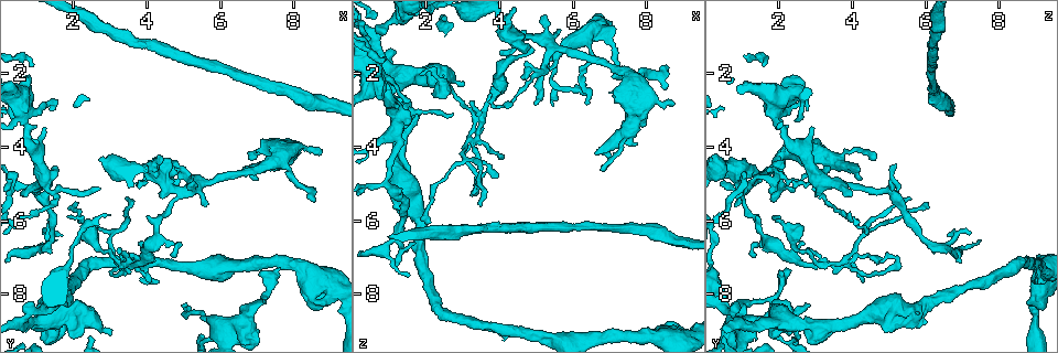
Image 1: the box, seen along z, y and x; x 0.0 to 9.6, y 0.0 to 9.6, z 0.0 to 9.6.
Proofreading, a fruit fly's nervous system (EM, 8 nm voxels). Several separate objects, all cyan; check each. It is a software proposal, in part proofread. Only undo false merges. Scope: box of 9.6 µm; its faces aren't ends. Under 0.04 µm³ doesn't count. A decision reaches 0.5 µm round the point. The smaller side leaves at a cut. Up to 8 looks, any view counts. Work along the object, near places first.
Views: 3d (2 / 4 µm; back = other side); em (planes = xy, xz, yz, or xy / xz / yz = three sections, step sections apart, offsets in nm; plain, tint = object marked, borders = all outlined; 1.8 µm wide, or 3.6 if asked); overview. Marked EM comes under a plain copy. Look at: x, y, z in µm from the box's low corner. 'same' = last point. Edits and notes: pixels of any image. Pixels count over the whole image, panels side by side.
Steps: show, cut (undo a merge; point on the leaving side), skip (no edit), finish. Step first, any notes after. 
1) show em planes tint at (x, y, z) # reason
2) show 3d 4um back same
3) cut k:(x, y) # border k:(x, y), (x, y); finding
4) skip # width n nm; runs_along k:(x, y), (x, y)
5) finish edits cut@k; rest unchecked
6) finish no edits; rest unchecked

show em 3.6um planes tint at (1.15, 4.90, 3.20) # side arm on a straight run

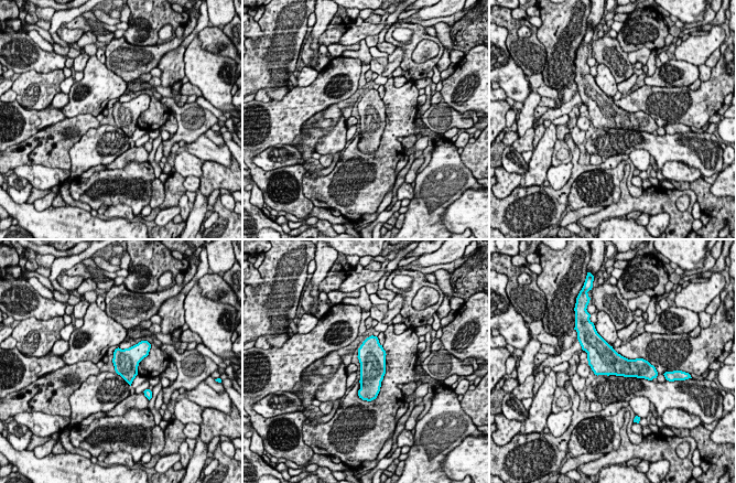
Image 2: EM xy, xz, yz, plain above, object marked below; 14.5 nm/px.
skip # continuous, no second neuron

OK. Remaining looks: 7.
show 3d 2um at (3.40, 7.10, 5.25) # closes a loop

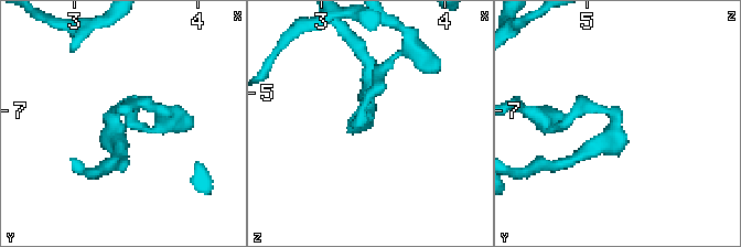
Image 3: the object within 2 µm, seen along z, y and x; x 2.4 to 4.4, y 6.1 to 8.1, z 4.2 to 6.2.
show em planes tint at (3.34, 7.10, 5.22) # need the tissue

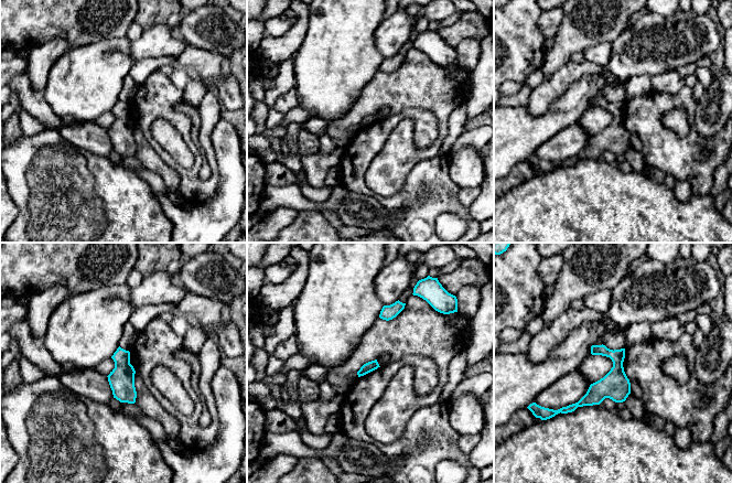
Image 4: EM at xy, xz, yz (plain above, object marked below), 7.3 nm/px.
skip # width 70 nm; all the same neuron

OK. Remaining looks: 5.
show em xy step 4 tint at (3.50, 7.10, 3.15) # four arms meet

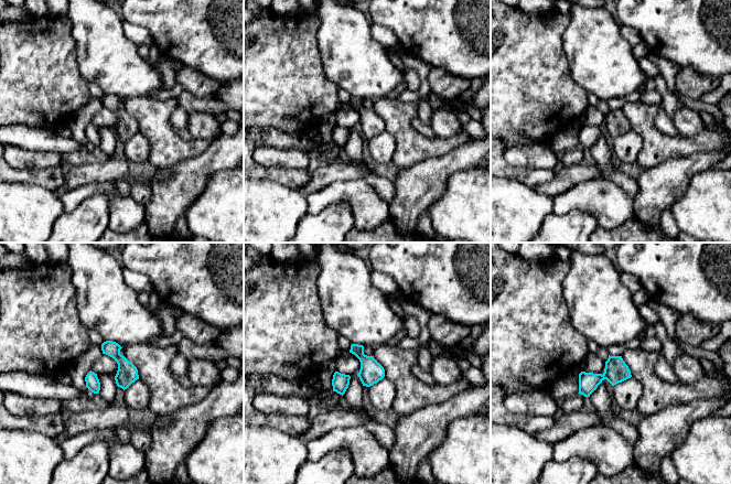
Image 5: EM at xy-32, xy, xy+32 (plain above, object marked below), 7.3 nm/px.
show em planes tint same

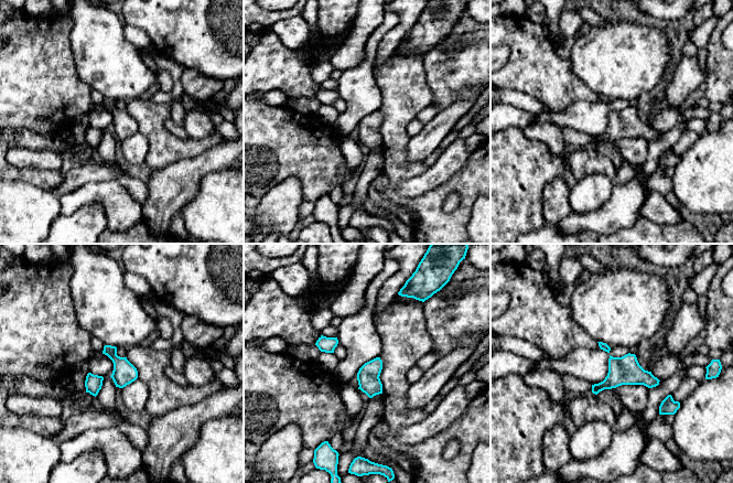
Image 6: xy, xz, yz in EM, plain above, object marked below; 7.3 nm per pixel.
skip # all the same neuron

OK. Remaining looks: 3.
finish no edits; rest unchecked

